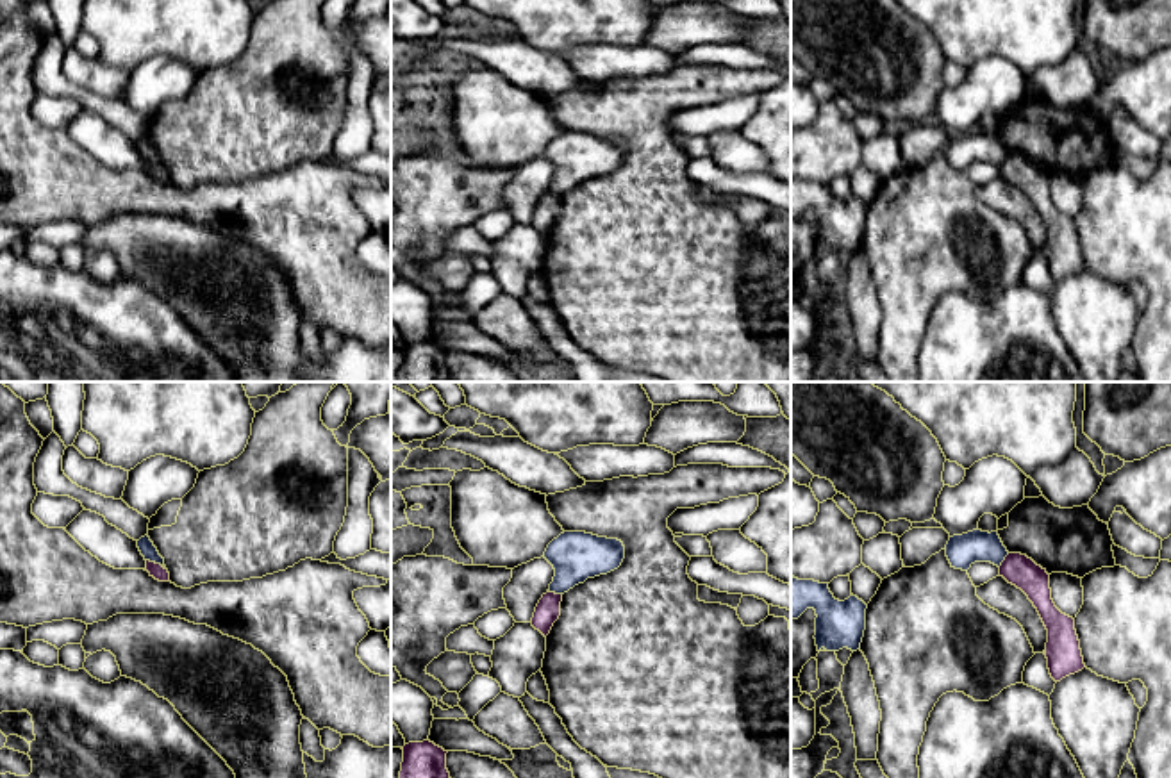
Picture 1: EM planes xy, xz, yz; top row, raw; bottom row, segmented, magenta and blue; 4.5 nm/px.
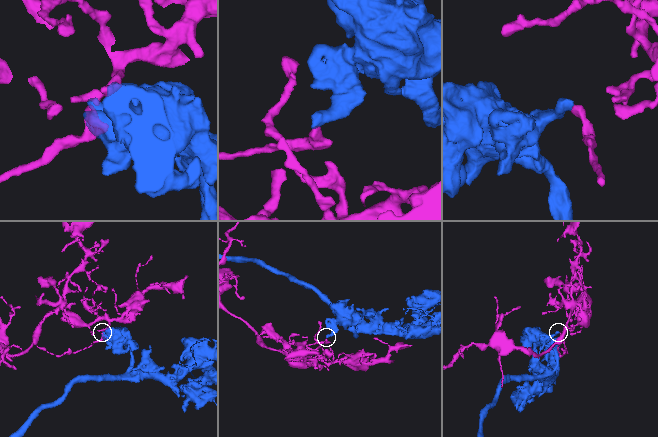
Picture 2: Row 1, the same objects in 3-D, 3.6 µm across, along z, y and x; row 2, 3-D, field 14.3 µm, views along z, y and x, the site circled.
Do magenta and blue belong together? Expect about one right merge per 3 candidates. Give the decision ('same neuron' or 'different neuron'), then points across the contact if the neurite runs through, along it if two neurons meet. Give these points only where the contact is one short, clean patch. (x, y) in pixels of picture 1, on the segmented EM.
different neuron | along xy (147, 559), (165, 570)

